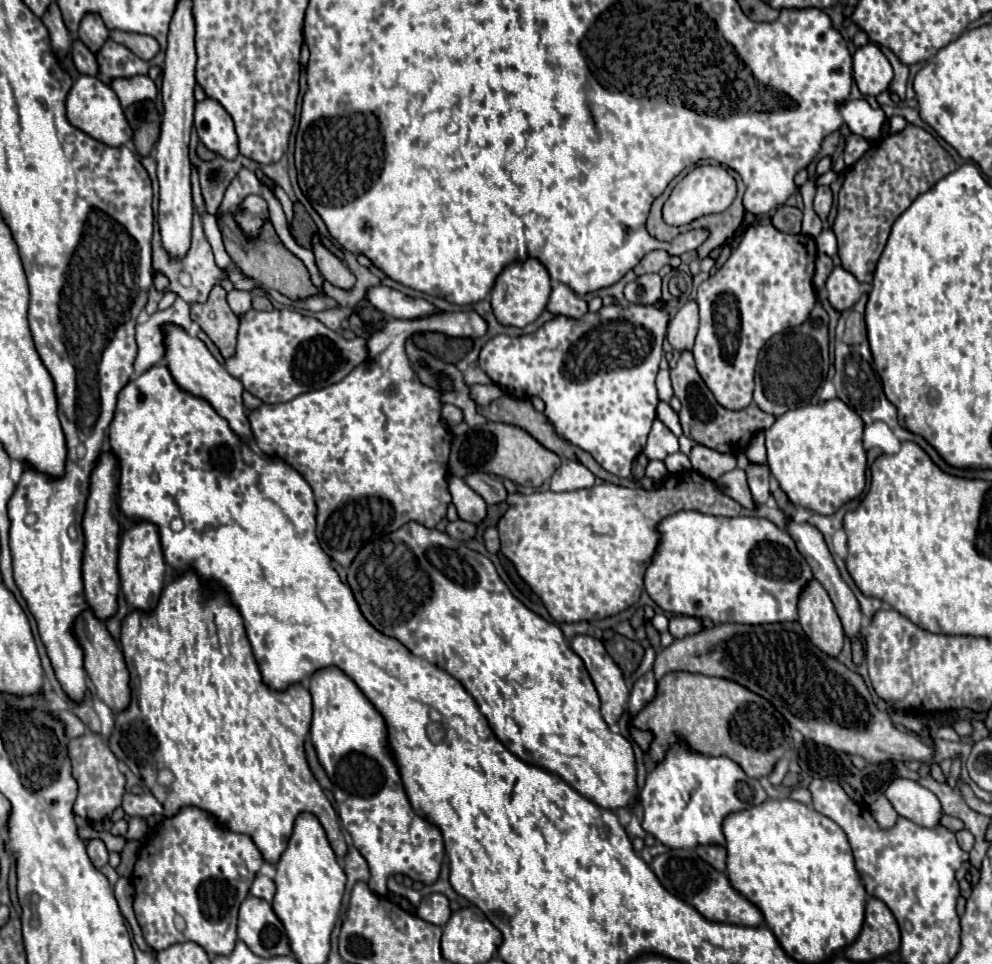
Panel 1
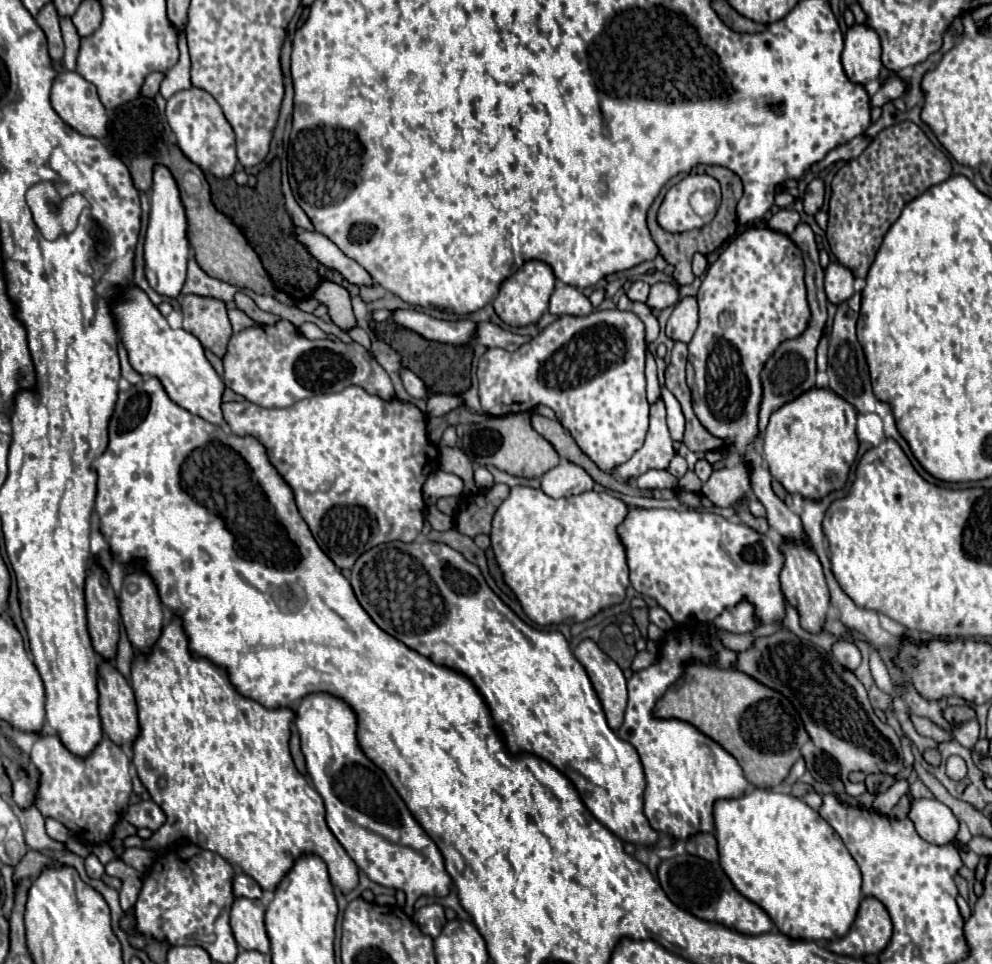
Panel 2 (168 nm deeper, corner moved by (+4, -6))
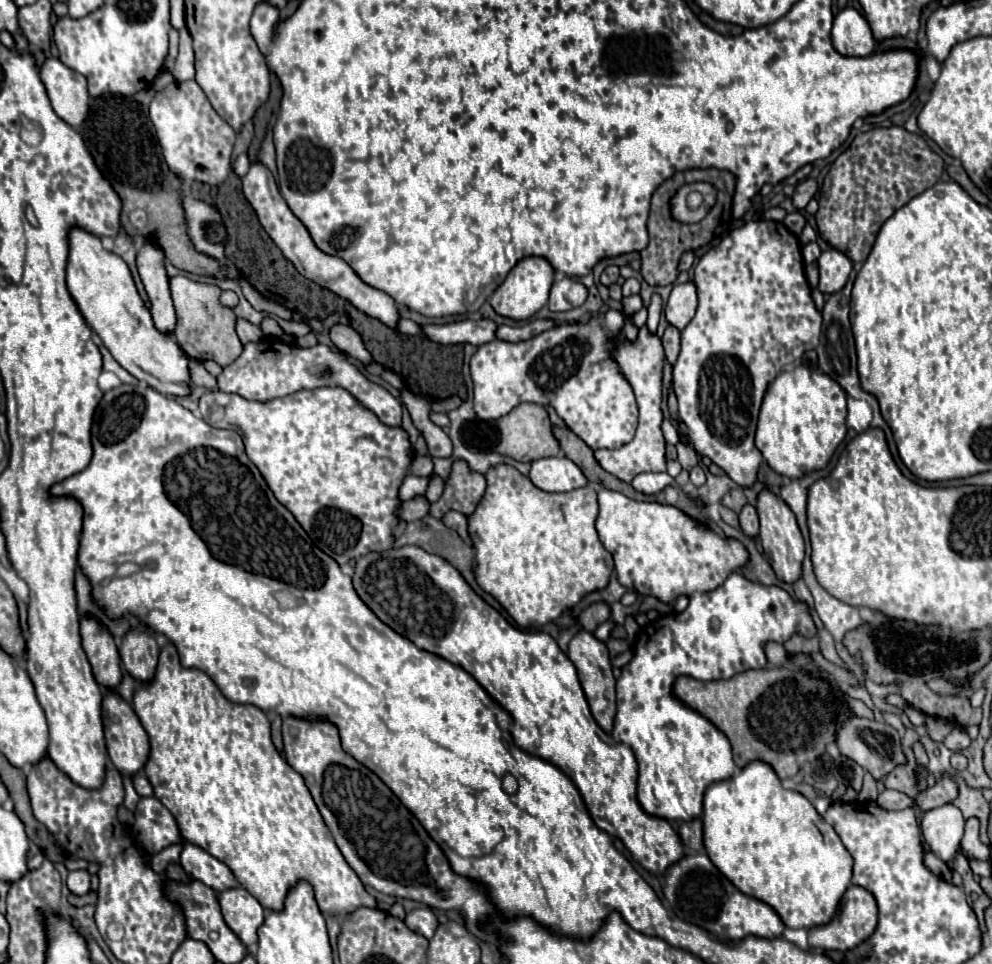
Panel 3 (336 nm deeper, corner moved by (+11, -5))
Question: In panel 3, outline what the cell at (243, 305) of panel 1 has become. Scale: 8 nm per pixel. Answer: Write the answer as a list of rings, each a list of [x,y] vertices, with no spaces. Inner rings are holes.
[[[243,318],[237,320],[237,334],[239,334],[239,340],[241,340],[243,344],[257,342],[257,340],[263,338],[261,328],[255,326],[255,324],[251,324],[251,322],[247,322],[247,320],[243,320]]]

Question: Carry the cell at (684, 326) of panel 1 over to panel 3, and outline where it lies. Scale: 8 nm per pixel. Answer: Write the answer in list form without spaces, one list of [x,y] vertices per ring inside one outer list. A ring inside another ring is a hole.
[[[691,280],[685,284],[675,284],[671,290],[671,296],[669,296],[669,302],[665,306],[665,316],[667,316],[669,324],[683,330],[695,316],[695,310],[697,310],[695,284]]]

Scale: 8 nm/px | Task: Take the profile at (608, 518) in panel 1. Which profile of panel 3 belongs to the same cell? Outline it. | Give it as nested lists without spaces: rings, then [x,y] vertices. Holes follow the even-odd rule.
[[[509,464],[491,466],[485,480],[485,494],[467,518],[475,548],[473,574],[517,626],[533,630],[555,622],[585,594],[607,586],[613,558],[595,530],[599,506],[593,488],[543,492]]]

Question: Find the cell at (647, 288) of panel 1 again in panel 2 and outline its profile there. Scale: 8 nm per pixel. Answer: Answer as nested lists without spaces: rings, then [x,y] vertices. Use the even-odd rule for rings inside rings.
[[[634,281],[626,295],[628,295],[630,301],[642,301],[642,303],[646,303],[648,293],[650,293],[650,285],[646,281]]]

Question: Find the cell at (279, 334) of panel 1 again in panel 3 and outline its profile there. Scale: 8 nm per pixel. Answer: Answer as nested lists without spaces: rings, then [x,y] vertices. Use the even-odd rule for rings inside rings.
[[[269,340],[251,342],[243,348],[243,354],[223,368],[223,372],[217,376],[217,388],[221,392],[233,392],[249,400],[267,402],[273,398],[281,398],[287,394],[293,394],[297,390],[311,390],[321,386],[339,386],[345,388],[349,394],[353,394],[365,408],[369,408],[383,424],[387,426],[401,426],[401,402],[391,396],[385,388],[369,382],[355,366],[351,366],[343,354],[331,352],[327,346],[317,344],[313,348],[299,348],[281,342],[281,354],[271,350]]]

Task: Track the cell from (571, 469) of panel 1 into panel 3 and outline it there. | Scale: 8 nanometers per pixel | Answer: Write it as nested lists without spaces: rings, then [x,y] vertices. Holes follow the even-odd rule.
[[[549,456],[531,462],[531,482],[545,492],[567,492],[583,488],[587,478],[581,468],[567,456]]]

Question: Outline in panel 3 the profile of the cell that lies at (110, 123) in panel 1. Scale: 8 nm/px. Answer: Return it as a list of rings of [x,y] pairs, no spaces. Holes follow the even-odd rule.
[[[53,56],[43,62],[43,66],[39,68],[39,76],[45,84],[47,96],[61,94],[61,100],[51,100],[55,114],[69,126],[79,128],[89,112],[89,94],[85,78]]]

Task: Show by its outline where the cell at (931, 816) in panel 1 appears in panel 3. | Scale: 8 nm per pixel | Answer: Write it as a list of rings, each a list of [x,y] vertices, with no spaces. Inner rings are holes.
[[[943,804],[941,808],[933,808],[923,812],[921,816],[921,832],[925,846],[939,856],[943,862],[953,862],[961,850],[965,818],[955,804]]]

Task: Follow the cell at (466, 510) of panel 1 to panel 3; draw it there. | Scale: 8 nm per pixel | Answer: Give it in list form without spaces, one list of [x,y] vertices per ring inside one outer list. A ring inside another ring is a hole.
[[[407,474],[401,488],[399,488],[399,498],[401,500],[411,500],[411,498],[415,498],[419,494],[425,494],[427,484],[429,484],[429,478],[419,478],[419,476]]]

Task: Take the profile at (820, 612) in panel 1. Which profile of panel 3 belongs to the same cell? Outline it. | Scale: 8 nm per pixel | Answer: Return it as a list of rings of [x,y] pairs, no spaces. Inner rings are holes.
[[[763,488],[757,496],[757,514],[759,514],[759,522],[761,522],[761,528],[759,528],[759,538],[763,542],[763,550],[765,550],[765,556],[771,564],[771,568],[775,570],[775,574],[783,580],[783,582],[795,582],[799,576],[801,576],[801,562],[803,562],[803,556],[805,556],[805,542],[803,542],[803,536],[801,536],[801,530],[797,526],[797,520],[795,520],[795,514],[791,512],[791,508],[775,494],[771,492],[769,488]]]

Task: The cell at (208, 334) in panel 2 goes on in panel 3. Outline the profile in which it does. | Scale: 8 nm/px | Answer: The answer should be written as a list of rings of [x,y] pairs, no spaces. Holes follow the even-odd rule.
[[[173,276],[169,278],[169,290],[171,290],[175,310],[177,310],[175,338],[181,350],[189,358],[199,360],[199,362],[215,360],[221,366],[229,366],[235,358],[239,358],[239,354],[243,352],[243,344],[239,342],[237,332],[235,332],[237,316],[231,308],[221,306],[219,286],[201,284],[187,276]]]

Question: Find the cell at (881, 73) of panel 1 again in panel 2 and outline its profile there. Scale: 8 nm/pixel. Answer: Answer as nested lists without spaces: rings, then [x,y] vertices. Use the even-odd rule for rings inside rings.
[[[854,25],[844,37],[842,65],[850,81],[866,85],[880,77],[882,49],[878,35],[866,25]]]

